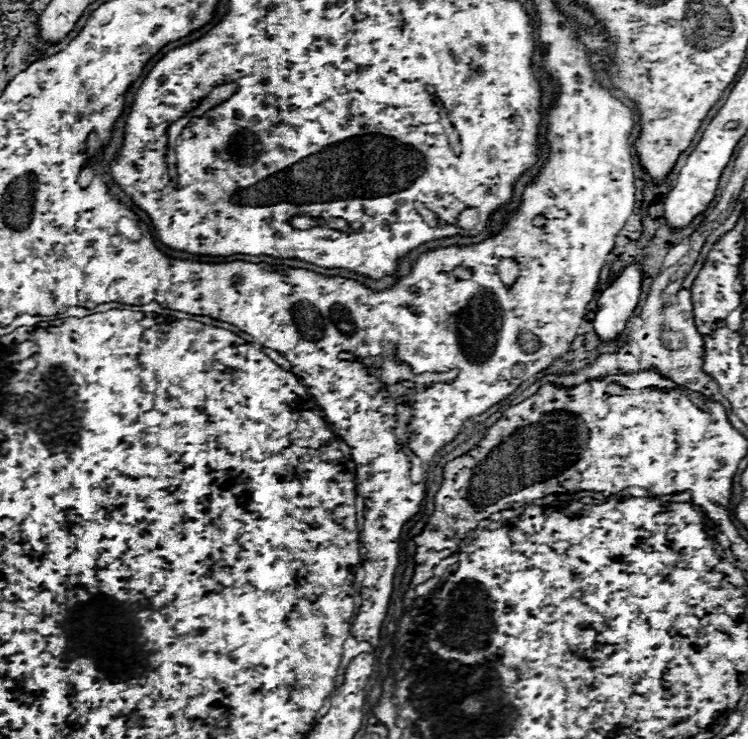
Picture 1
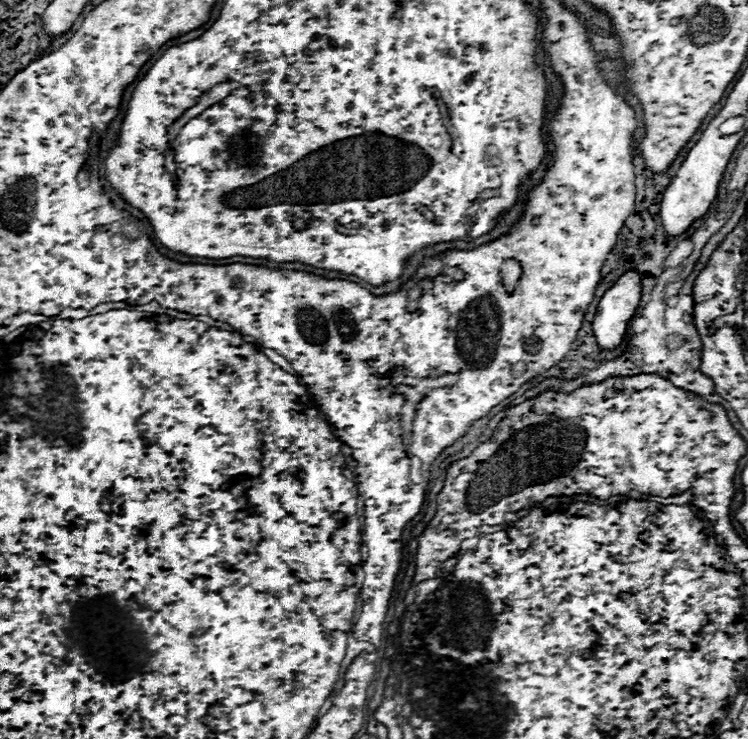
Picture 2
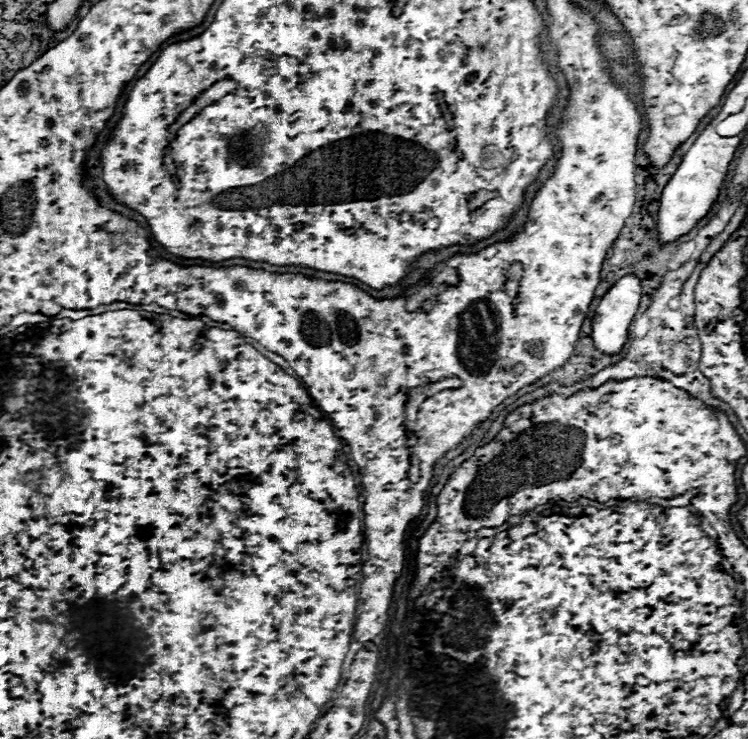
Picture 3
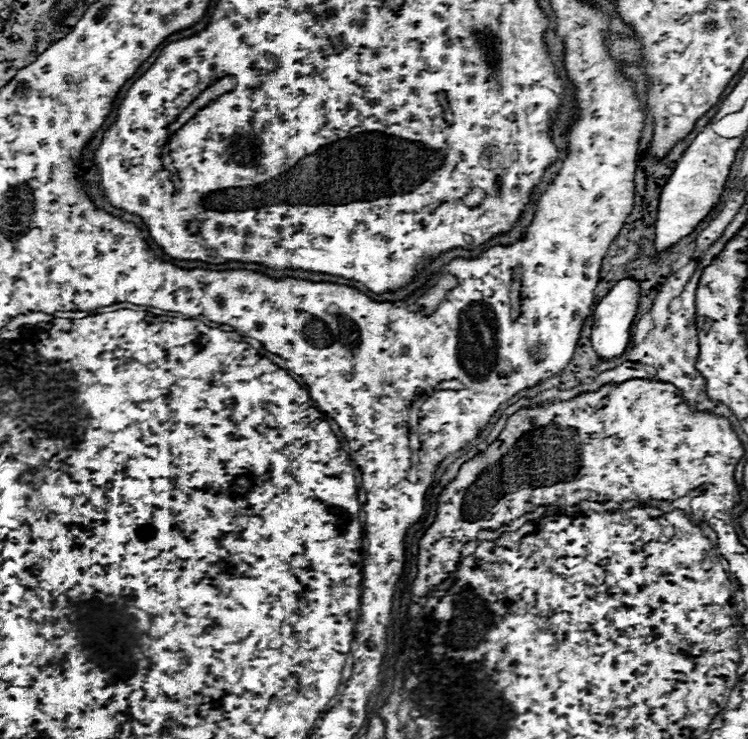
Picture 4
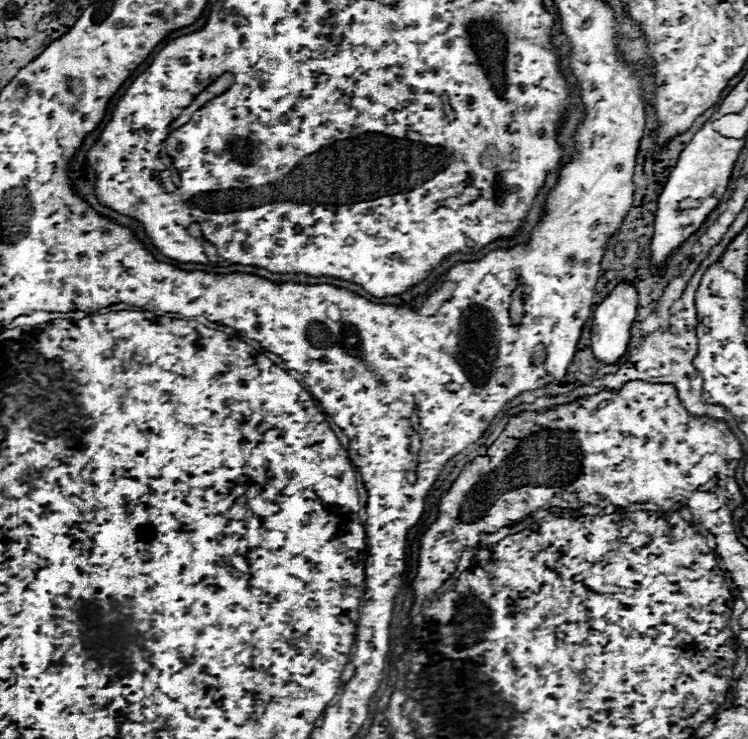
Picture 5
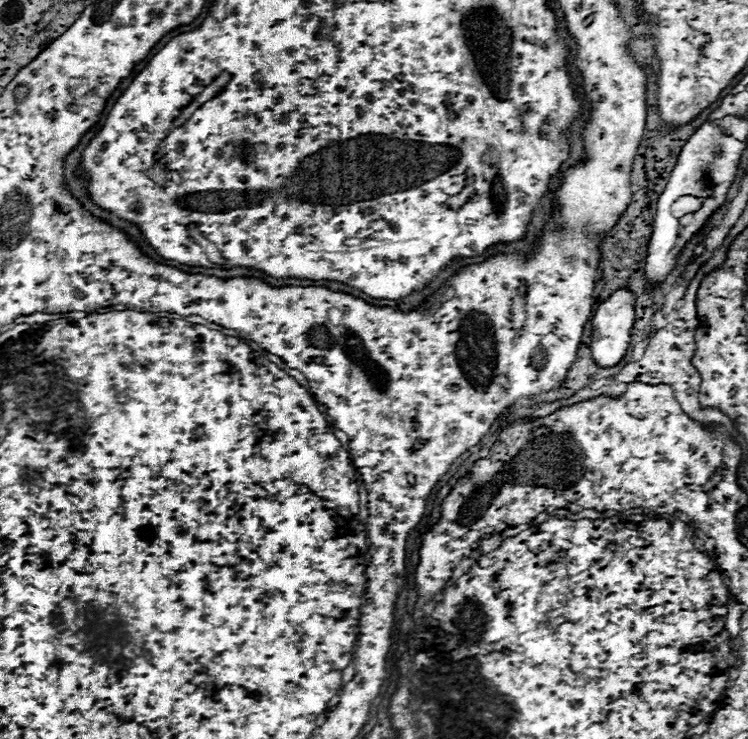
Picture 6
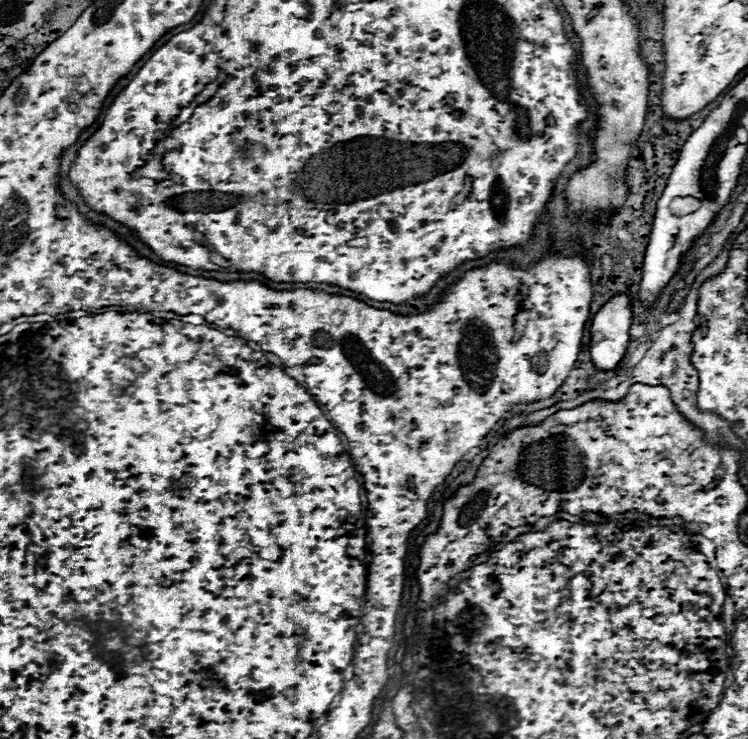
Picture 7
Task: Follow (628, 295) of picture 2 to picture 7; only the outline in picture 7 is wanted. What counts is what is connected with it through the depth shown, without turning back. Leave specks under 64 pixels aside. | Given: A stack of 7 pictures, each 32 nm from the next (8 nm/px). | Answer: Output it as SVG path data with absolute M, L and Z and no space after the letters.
M624 294L614 296L592 318L590 360L596 366L596 370L608 372L618 368L628 350L630 324L632 324L632 300Z

